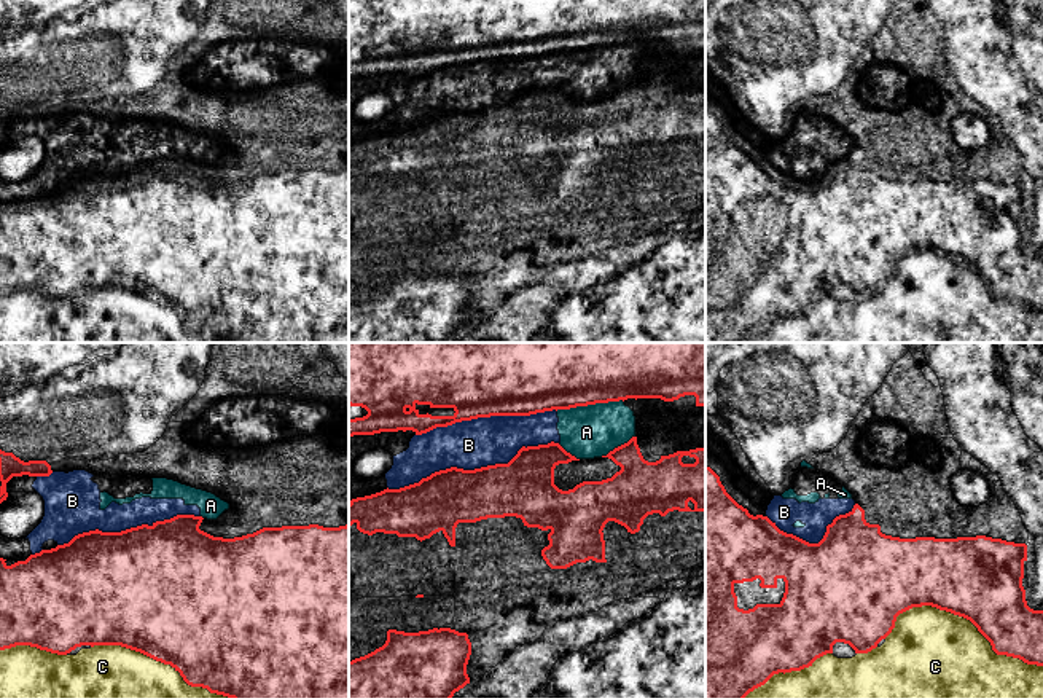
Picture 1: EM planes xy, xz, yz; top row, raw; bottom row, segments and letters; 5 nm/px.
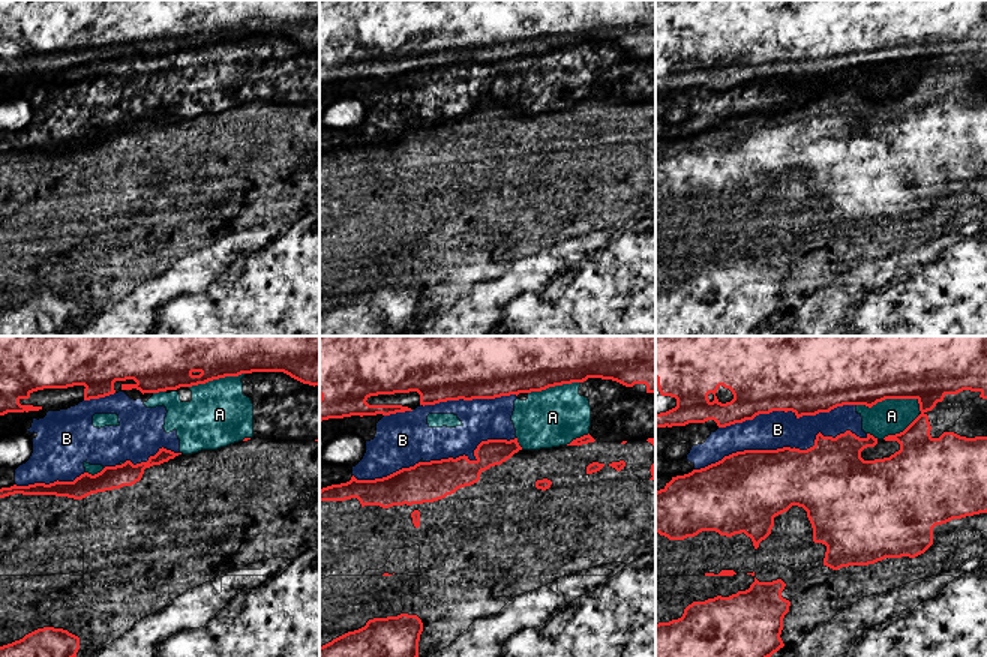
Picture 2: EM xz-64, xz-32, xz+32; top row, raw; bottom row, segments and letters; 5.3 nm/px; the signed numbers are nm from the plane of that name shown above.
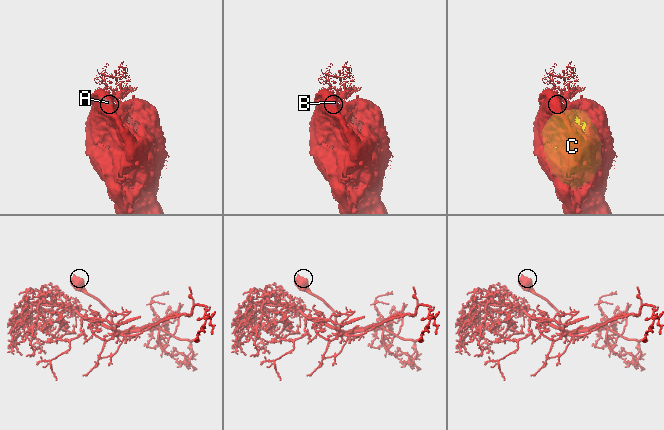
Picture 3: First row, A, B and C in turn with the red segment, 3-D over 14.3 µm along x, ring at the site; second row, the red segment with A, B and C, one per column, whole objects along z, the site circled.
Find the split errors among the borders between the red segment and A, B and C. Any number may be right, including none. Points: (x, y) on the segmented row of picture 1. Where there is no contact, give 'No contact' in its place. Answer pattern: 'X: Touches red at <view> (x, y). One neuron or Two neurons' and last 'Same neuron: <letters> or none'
A: Touches red at xz (589, 403). Two neurons
B: Touches red at xz (472, 470). Two neurons
C: Touches red at yz (962, 615). One neuron
Same neuron: C

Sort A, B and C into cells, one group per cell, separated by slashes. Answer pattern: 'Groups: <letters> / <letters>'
Groups: A B / C

